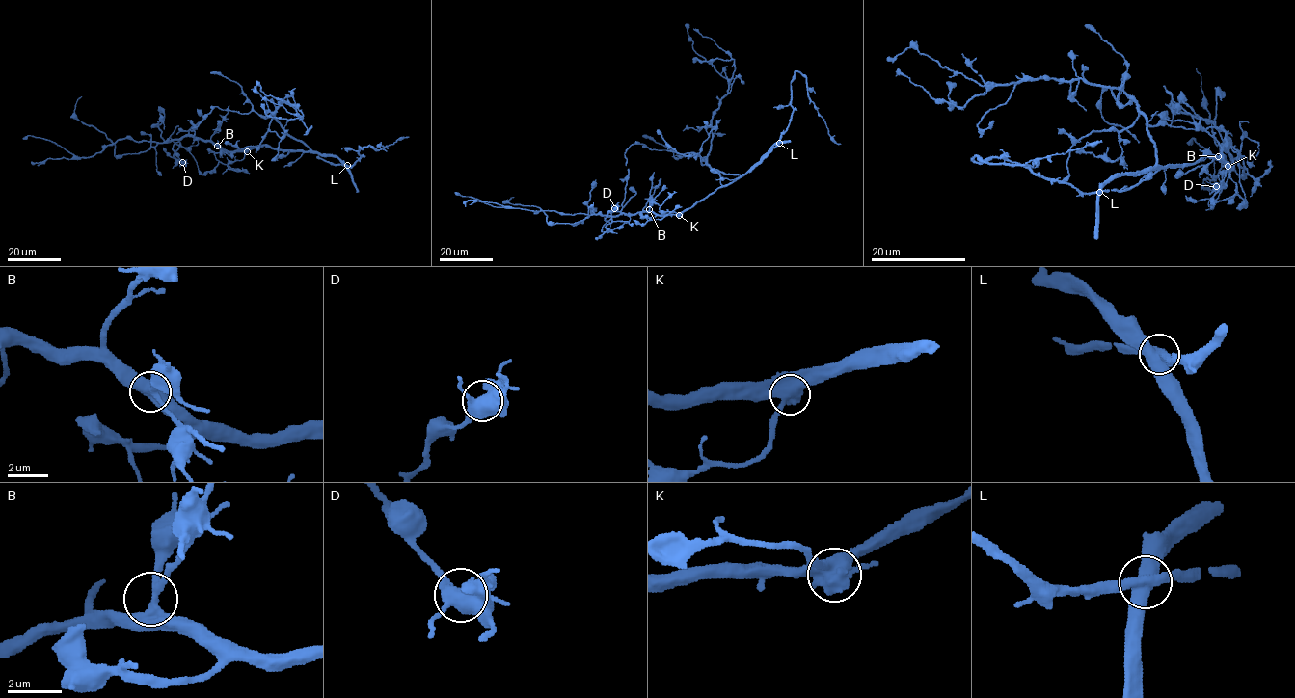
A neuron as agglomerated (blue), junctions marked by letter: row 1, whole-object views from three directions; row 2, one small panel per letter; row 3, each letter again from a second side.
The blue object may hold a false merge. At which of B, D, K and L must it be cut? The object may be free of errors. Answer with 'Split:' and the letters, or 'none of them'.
Split: L

